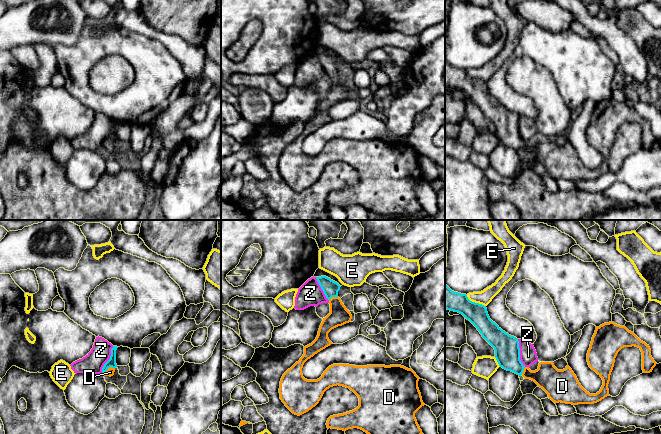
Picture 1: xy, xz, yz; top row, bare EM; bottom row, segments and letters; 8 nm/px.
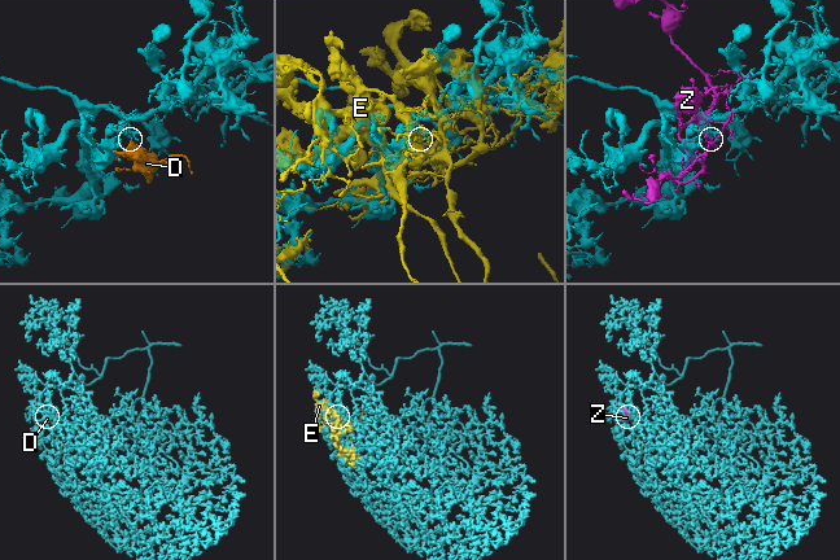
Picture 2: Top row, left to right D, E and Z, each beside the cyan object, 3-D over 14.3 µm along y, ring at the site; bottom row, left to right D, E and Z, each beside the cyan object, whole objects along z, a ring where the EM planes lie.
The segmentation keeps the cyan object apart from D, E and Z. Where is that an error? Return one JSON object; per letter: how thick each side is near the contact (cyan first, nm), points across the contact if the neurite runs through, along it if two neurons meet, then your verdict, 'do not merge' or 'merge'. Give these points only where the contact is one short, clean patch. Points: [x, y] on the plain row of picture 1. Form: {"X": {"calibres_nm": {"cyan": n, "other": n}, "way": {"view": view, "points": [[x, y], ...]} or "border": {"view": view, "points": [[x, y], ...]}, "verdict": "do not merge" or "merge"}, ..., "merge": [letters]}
{"D": {"calibres_nm": {"cyan": 70, "other": 60}, "way": {"view": "xy", "points": [[111, 138], [107, 145], [110, 148]]}, "verdict": "merge"}, "E": {"calibres_nm": {"cyan": 170, "other": 120}, "verdict": "do not merge"}, "Z": {"calibres_nm": {"cyan": 70, "other": 160}, "verdict": "do not merge"}, "merge": ["D"]}

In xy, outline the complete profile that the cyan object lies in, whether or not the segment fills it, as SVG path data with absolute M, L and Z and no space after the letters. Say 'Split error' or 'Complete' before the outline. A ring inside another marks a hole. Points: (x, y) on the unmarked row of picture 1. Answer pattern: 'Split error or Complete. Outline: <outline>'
Split error. Outline: M113 122L113 124L111 125L111 132L110 135L104 140L103 144L102 144L102 150L104 152L113 152L114 148L115 148L115 144L117 143L116 140L116 126L117 126L117 122Z

